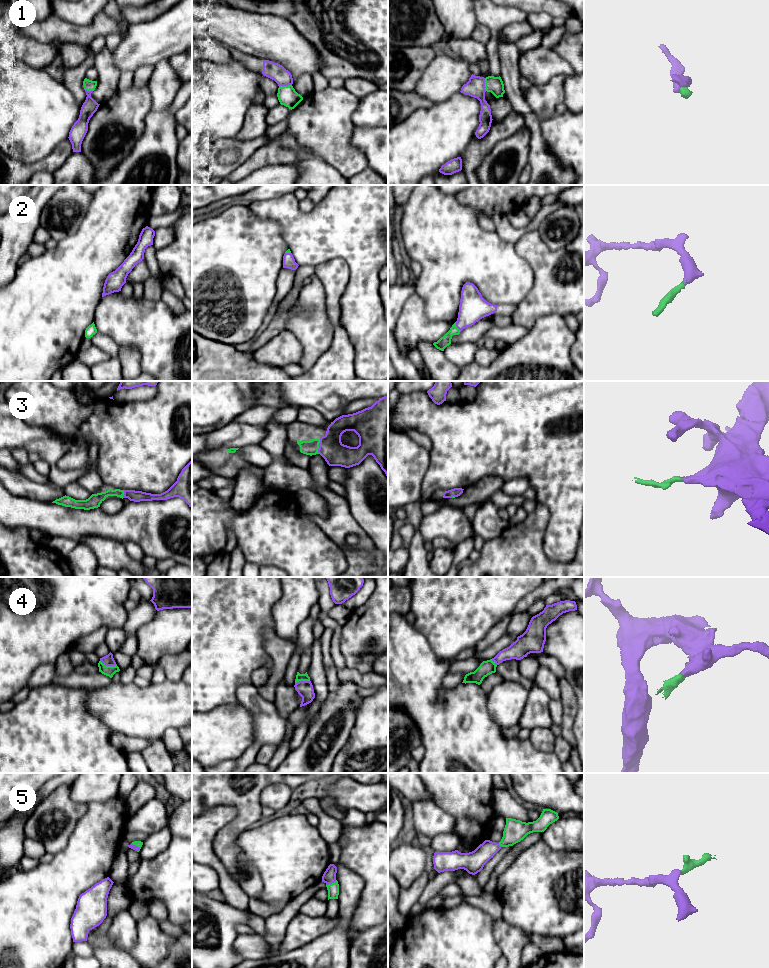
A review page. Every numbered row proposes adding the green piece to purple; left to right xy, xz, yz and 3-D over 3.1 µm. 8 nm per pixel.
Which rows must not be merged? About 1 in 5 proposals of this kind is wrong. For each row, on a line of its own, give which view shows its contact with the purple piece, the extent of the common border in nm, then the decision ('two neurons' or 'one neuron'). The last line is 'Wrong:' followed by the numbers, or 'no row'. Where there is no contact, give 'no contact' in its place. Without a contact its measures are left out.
1: meets purple in xz; contact 110 nm long; one neuron
2: meets purple in yz; contact 90 nm long; one neuron
3: meets purple in xz; contact 130 nm long; one neuron
4: meets purple in xy; contact 140 nm long; one neuron
5: meets purple in xz; contact 100 nm long; one neuron
Wrong: no row

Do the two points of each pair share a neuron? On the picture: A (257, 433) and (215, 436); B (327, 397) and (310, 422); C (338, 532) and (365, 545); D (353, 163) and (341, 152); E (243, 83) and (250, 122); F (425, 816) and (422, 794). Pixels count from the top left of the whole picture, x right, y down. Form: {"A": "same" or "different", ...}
{"A": "same", "B": "different", "C": "same", "D": "same", "E": "different", "F": "different"}

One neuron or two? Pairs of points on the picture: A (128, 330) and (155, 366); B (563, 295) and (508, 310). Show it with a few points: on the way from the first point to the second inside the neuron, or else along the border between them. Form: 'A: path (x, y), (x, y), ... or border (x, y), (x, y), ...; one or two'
A: path (137, 339), (155, 357); one
B: border (517, 305), (510, 315); two

